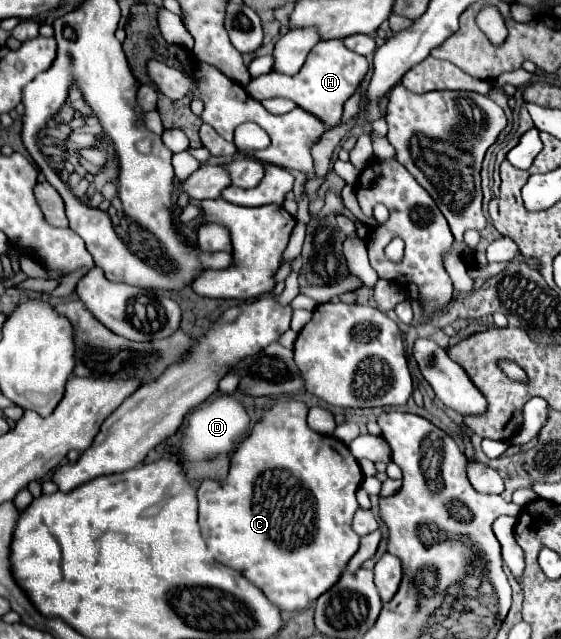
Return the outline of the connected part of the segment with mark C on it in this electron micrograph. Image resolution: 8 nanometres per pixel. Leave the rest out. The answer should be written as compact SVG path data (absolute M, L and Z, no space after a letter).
M300 400L276 402L272 408L268 408L262 414L262 418L252 426L250 436L246 440L242 440L238 450L232 454L228 476L224 480L220 480L218 484L210 482L210 486L214 490L198 490L198 504L200 504L198 506L198 524L200 524L200 530L208 538L208 548L214 552L212 556L220 564L230 566L232 570L238 570L244 578L248 578L254 586L258 586L266 594L266 598L270 598L270 602L274 606L278 606L280 610L288 610L288 612L302 610L310 602L314 602L320 594L324 594L336 582L336 578L342 574L348 558L354 556L354 552L358 550L358 544L360 544L358 534L352 530L352 516L358 510L356 490L360 488L362 478L364 478L362 470L360 470L358 462L352 458L352 454L348 452L348 448L340 440L336 440L334 436L324 436L324 434L310 430L306 424L306 414L308 414L308 406Z

